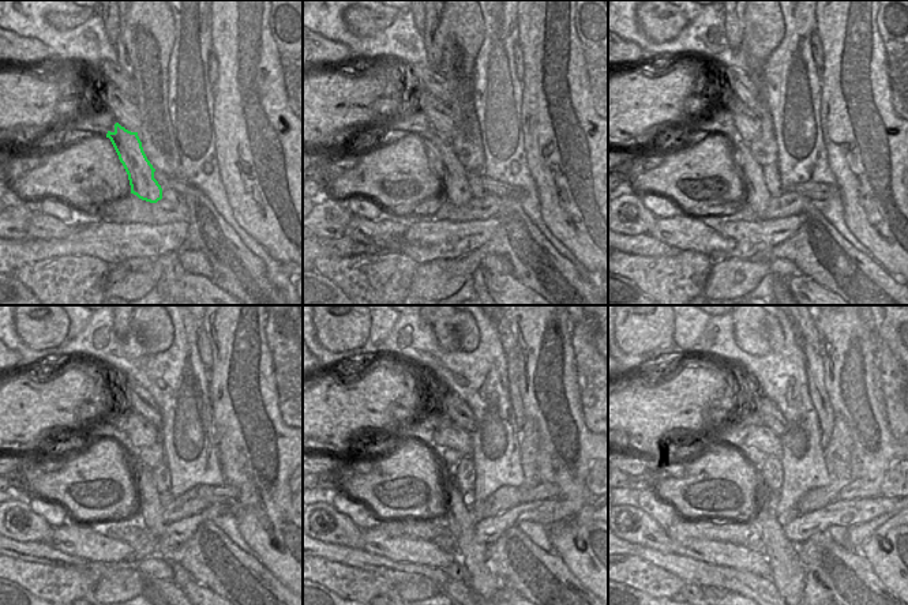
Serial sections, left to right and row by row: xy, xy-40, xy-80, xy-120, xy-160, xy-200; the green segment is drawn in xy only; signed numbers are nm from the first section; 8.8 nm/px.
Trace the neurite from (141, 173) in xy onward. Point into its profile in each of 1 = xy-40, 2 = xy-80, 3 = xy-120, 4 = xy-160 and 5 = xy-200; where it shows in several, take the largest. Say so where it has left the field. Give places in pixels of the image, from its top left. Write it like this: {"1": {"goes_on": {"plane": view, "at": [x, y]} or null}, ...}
{"1": {"goes_on": {"plane": "xy-40", "at": [451, 177]}}, "2": {"goes_on": {"plane": "xy-80", "at": [757, 195]}}, "3": {"goes_on": {"plane": "xy-120", "at": [147, 500]}}, "4": {"goes_on": {"plane": "xy-160", "at": [460, 519]}}, "5": {"goes_on": {"plane": "xy-200", "at": [787, 574]}}}

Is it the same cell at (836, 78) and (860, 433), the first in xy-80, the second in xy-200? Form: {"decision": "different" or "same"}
{"decision": "same"}

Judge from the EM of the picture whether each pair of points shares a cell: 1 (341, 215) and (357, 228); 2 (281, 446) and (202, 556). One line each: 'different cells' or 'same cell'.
1: different cells
2: different cells

